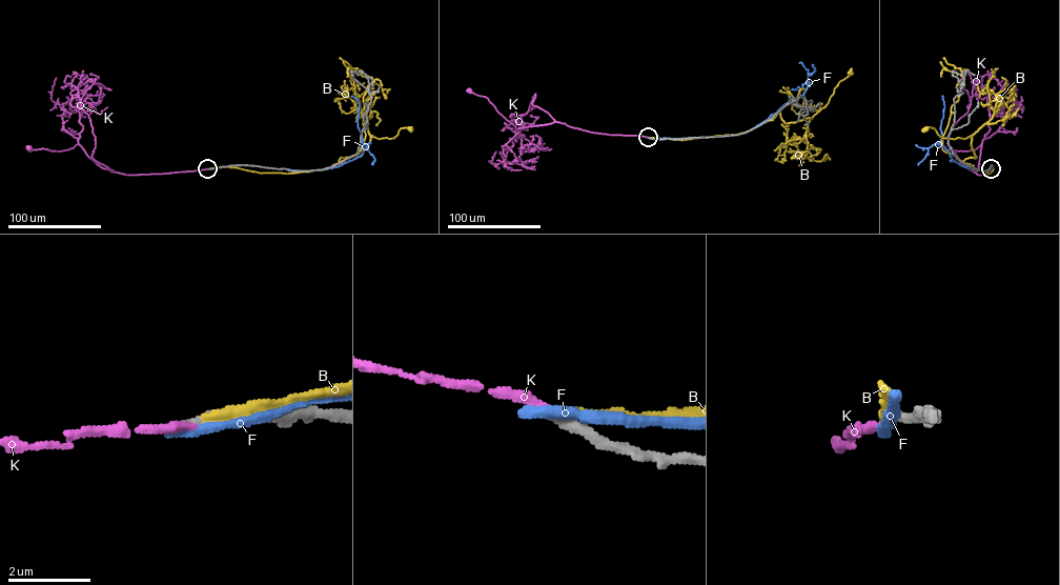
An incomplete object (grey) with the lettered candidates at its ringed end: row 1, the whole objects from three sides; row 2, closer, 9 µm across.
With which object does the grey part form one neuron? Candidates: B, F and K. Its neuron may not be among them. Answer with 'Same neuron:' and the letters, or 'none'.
Same neuron: K

